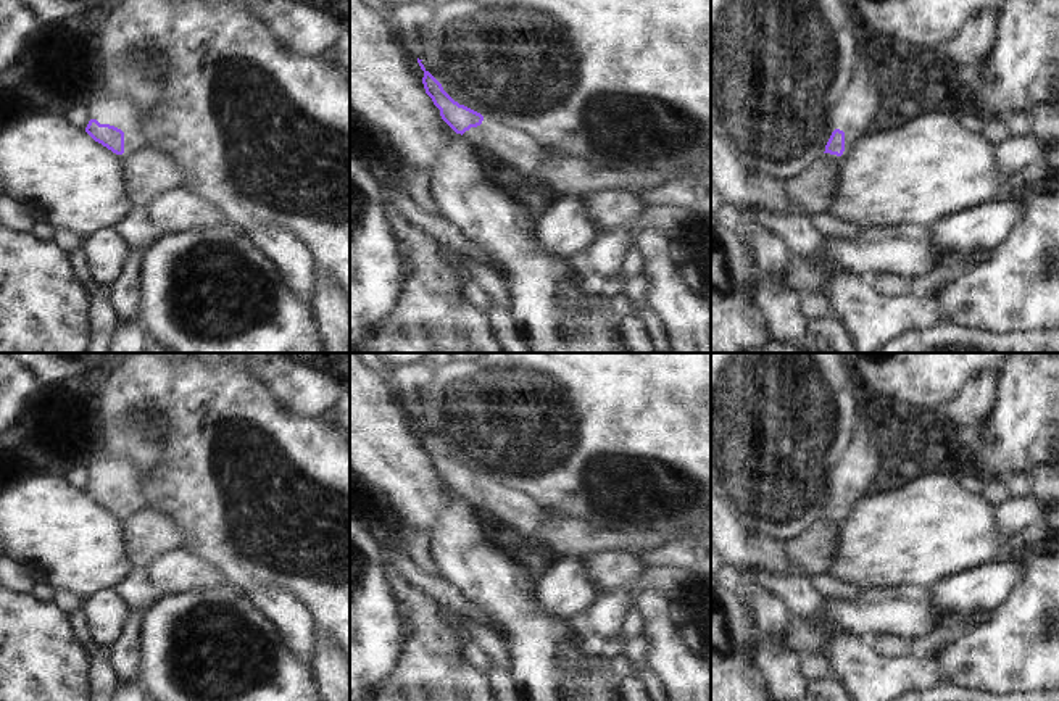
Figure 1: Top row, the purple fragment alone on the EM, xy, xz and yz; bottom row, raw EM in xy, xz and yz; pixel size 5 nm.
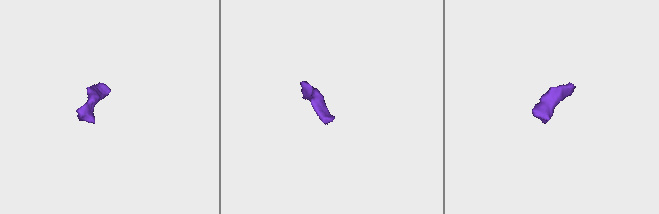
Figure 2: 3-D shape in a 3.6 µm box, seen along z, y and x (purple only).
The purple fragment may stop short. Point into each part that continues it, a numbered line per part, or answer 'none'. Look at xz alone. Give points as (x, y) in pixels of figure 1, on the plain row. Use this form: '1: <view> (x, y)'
1: xz (519, 511)

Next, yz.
1: yz (861, 463)

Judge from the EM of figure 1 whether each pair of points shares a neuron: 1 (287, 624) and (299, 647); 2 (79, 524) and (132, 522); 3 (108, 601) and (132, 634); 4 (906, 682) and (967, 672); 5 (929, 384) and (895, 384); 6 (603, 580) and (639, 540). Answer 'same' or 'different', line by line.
1: same
2: different
3: different
4: different
5: same
6: different

